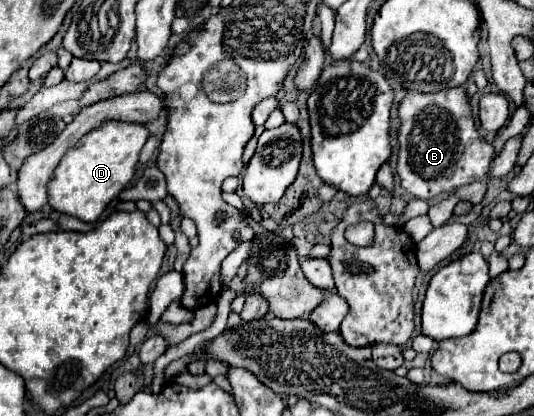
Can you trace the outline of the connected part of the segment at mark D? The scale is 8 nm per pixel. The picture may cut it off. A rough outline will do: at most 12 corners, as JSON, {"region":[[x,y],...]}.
{"region":[[118,120],[58,164],[48,204],[94,222],[132,180],[150,132]]}

